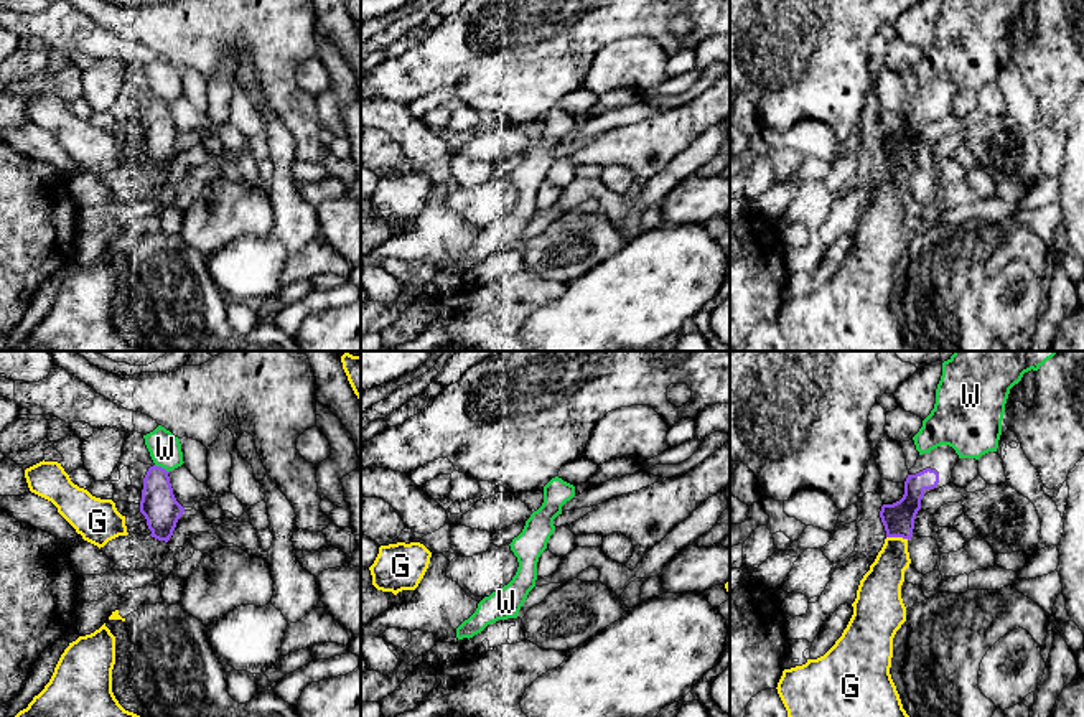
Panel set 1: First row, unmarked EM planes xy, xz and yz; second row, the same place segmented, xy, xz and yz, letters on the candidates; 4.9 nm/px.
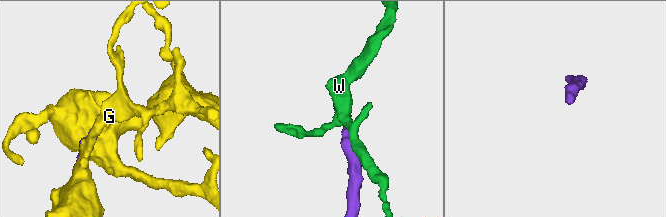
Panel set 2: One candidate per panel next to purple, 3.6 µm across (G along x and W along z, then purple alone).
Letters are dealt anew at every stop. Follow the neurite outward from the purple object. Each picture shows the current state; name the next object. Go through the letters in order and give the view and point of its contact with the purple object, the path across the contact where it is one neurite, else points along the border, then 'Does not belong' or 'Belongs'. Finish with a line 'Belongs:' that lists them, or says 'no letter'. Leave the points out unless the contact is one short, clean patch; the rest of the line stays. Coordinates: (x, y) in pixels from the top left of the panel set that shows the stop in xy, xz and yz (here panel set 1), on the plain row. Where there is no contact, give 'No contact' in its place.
G: Touches purple at yz (898, 167). Does not belong
W: Touches purple at xy (160, 98). Does not belong
Belongs: no letter

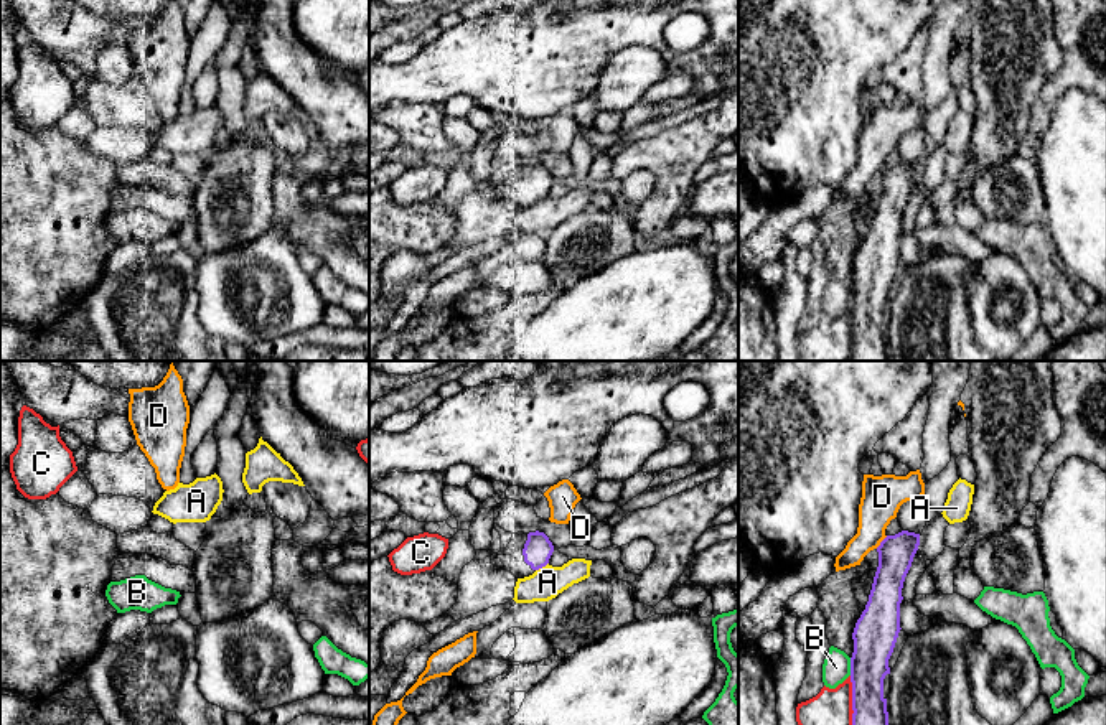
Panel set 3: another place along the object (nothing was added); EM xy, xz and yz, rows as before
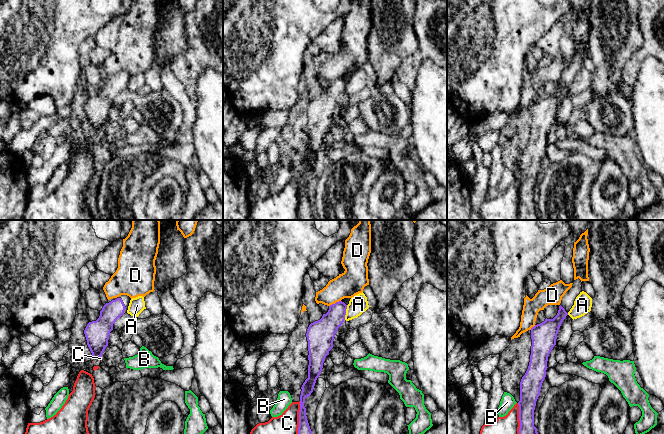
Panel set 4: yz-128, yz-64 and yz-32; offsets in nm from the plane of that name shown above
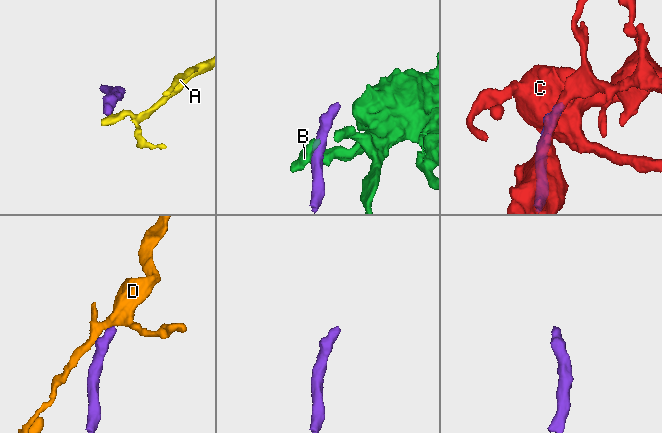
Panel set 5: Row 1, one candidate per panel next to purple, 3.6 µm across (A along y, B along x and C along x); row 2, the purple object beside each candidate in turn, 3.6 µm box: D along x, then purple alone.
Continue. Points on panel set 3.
A: Touches purple at xz (541, 198). Boundary: xz (548, 193), (536, 201). Does not belong
B: Touches purple at yz (851, 297). Boundary: yz (849, 289), (851, 305). Does not belong
C: Touches purple at yz (852, 333). Does not belong
D: Touches purple at yz (881, 173). Does not belong
Belongs: no letter

